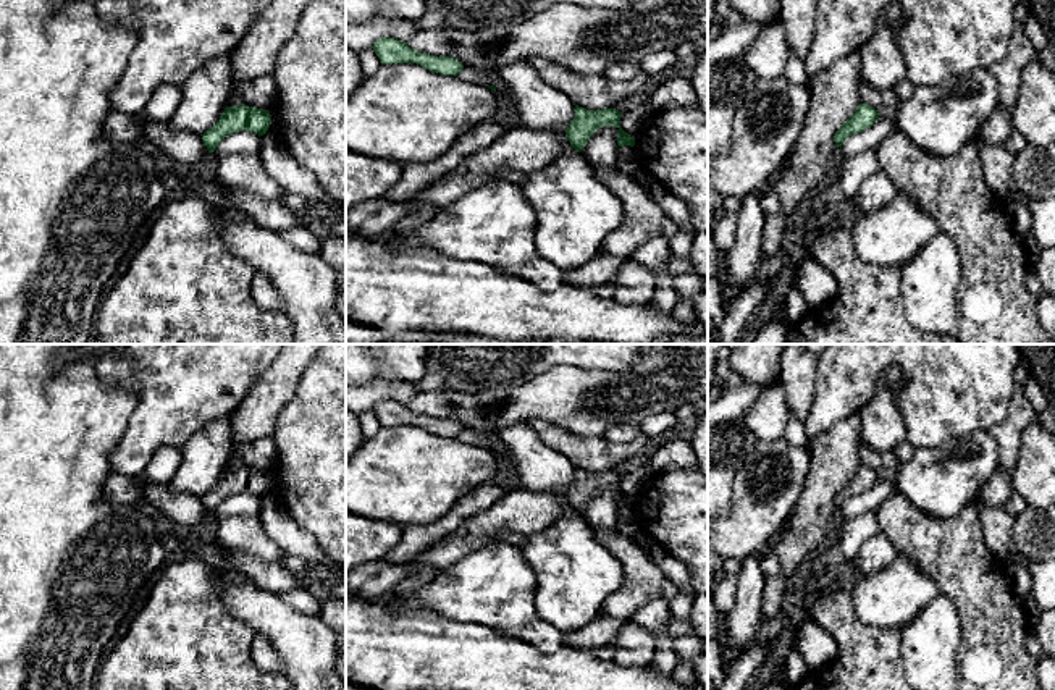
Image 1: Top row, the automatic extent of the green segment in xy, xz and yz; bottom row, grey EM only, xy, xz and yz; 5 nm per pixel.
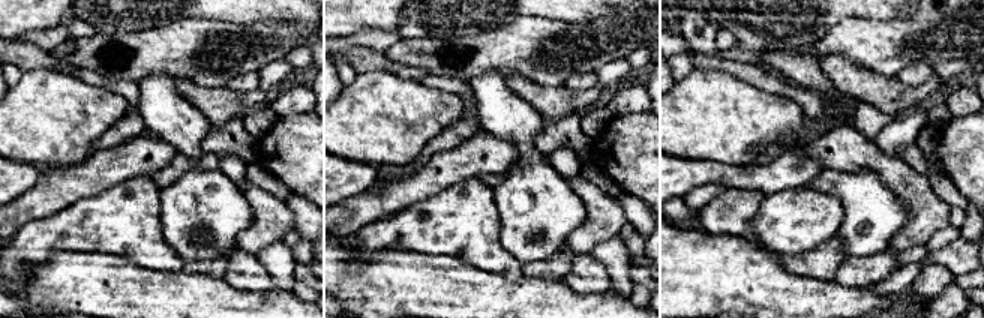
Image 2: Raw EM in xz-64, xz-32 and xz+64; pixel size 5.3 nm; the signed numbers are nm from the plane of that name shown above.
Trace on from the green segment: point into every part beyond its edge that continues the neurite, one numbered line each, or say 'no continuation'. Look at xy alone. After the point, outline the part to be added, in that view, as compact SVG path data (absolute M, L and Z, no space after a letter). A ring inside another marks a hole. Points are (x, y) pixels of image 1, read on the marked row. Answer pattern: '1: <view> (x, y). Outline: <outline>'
no continuation

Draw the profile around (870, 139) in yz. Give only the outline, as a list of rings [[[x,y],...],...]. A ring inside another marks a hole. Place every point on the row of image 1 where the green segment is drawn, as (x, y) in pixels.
[[[887,115],[879,116],[871,128],[850,136],[842,144],[842,152],[845,157],[853,157],[866,150],[876,150],[881,145],[881,142],[895,131],[897,131],[895,118]]]

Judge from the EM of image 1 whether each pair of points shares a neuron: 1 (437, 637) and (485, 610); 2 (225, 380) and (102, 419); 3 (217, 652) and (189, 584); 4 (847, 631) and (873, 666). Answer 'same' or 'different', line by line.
1: different
2: different
3: same
4: same

